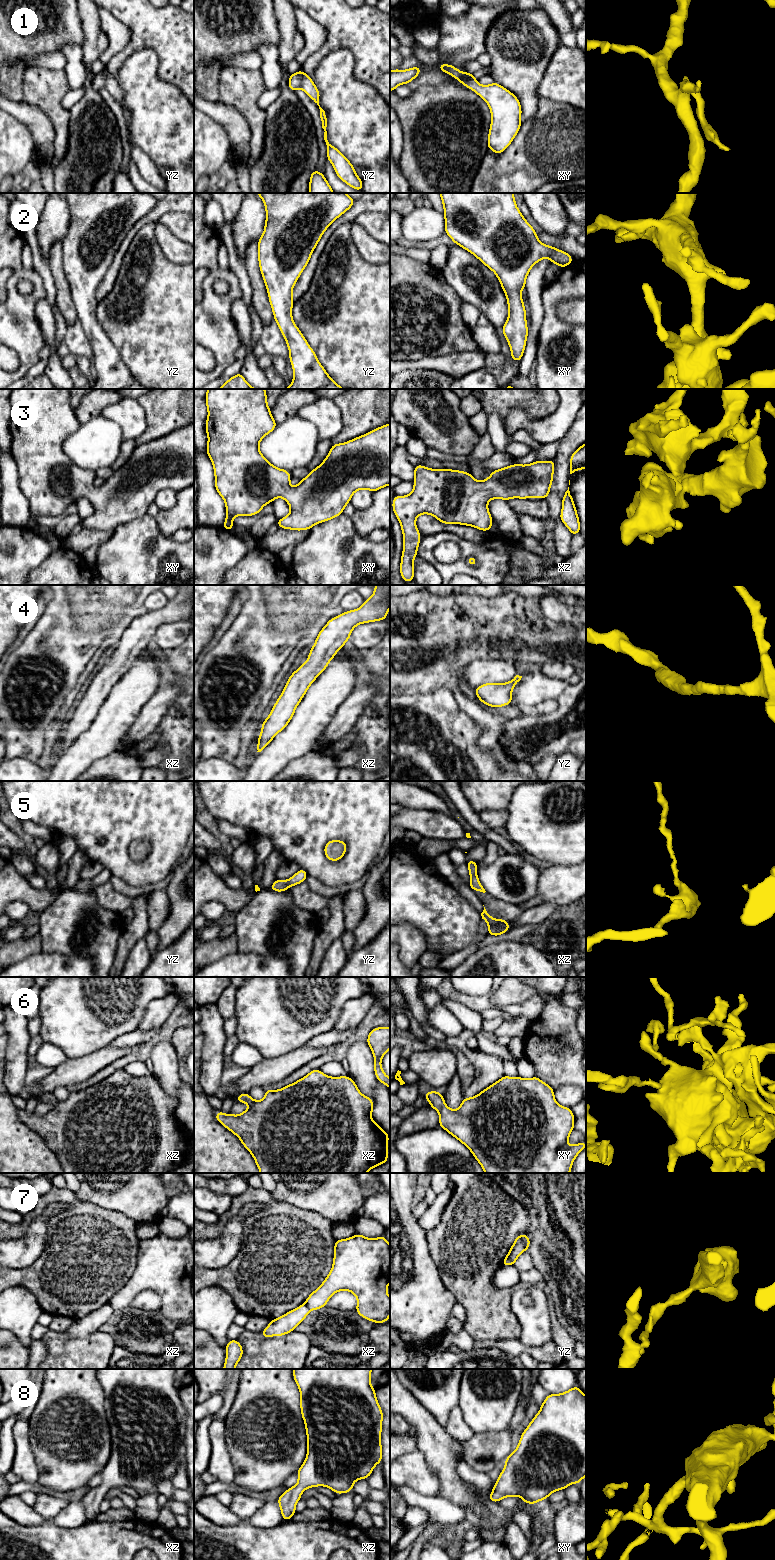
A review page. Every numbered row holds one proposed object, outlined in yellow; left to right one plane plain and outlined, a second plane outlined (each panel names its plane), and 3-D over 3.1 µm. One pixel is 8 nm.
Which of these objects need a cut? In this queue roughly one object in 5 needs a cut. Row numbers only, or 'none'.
7

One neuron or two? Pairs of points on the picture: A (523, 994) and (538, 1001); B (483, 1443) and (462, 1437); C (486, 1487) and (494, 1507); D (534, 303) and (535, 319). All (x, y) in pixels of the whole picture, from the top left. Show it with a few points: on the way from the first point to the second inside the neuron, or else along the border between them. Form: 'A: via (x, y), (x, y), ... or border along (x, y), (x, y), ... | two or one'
A: border along (536, 989), (533, 995), (517, 1005) | two
B: border along (474, 1433), (462, 1444) | two
C: border along (473, 1483), (479, 1489), (479, 1494), (488, 1501) | two
D: via (535, 307), (535, 315) | one

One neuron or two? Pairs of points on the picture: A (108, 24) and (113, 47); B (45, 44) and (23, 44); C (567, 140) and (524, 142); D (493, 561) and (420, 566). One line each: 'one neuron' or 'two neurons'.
A: one neuron
B: one neuron
C: one neuron
D: two neurons

